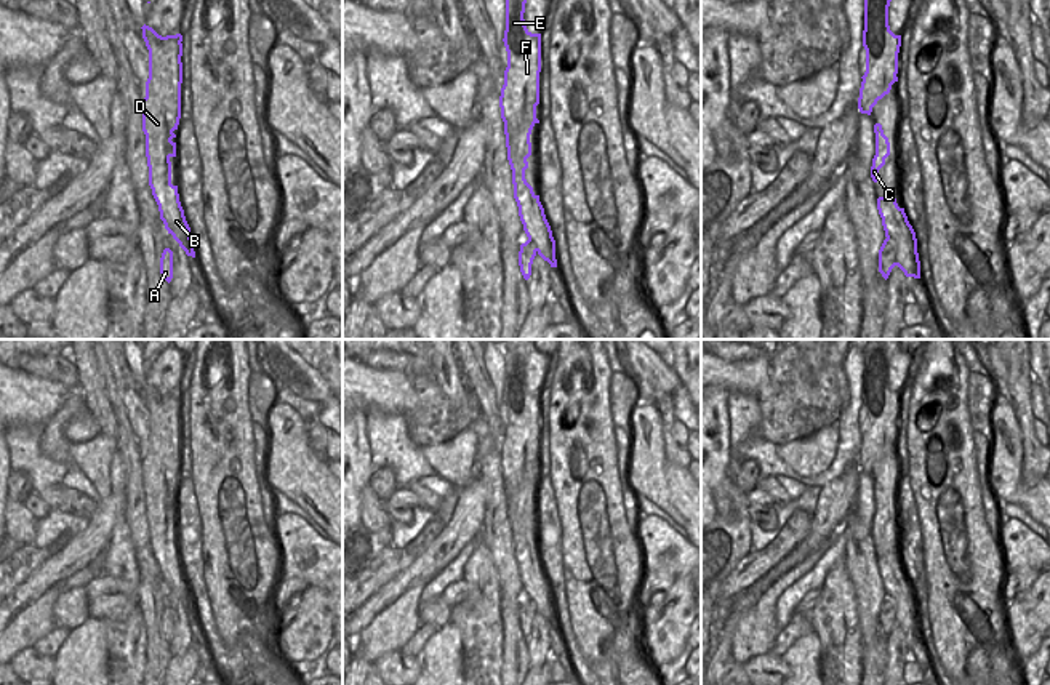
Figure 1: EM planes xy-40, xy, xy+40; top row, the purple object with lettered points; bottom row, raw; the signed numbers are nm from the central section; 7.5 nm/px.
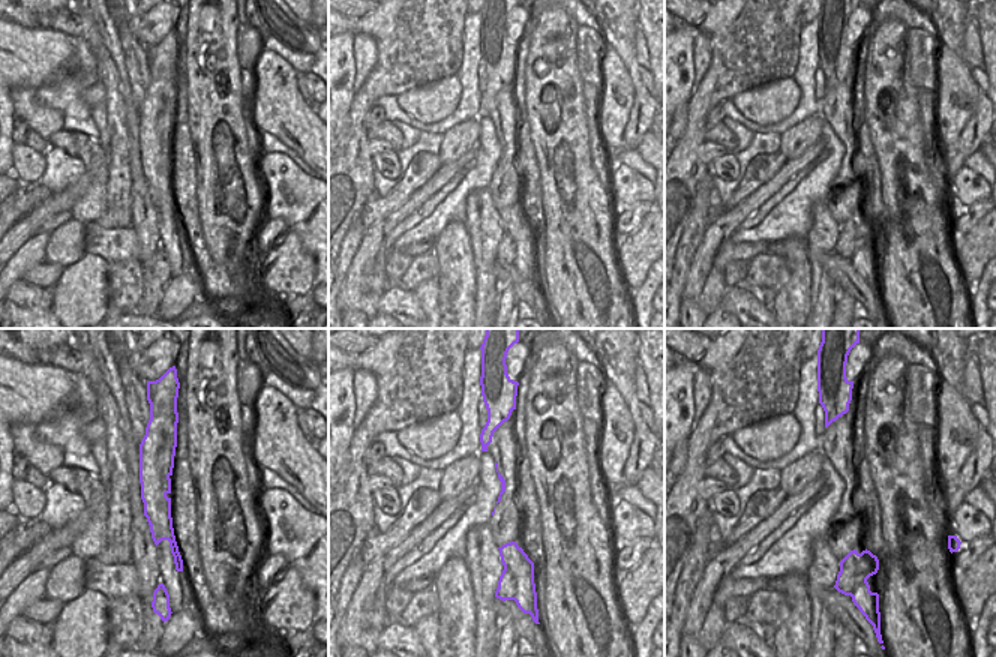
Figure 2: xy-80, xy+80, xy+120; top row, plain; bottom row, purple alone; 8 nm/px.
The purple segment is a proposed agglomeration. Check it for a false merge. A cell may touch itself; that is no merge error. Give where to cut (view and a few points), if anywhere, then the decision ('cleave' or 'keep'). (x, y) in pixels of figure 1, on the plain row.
cut in xy+40 along (887, 596), (897, 605), (898, 623); cleave

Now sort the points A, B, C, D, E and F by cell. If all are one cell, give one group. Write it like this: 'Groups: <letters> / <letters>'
Groups: A / B C D E F.

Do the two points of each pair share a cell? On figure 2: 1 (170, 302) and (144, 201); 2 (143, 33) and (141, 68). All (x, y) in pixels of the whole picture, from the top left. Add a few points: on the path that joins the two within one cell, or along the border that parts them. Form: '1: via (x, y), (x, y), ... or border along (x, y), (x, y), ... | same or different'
1: border along (165, 287), (156, 312) | different
2: border along (126, 21), (131, 33), (146, 47) | different

